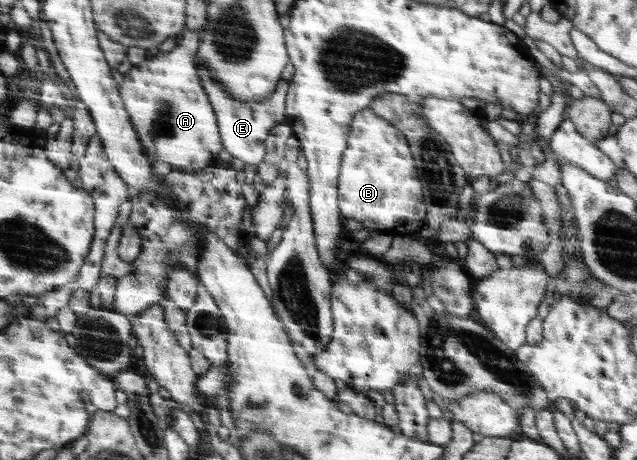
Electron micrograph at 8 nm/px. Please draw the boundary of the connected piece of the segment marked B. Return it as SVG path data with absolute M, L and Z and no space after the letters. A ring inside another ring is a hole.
M369 107L359 111L352 122L349 132L348 146L341 160L340 206L342 216L354 219L363 225L365 230L387 232L395 235L411 236L416 232L424 233L426 229L427 207L423 200L422 182L418 177L416 163L413 159L412 146L404 133L384 117L372 114Z

